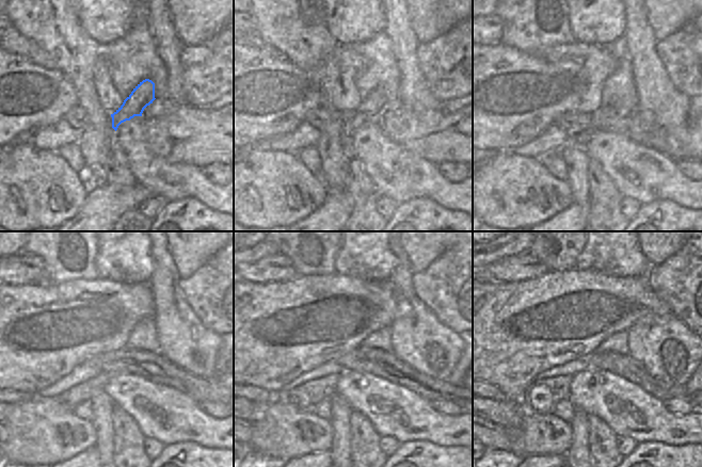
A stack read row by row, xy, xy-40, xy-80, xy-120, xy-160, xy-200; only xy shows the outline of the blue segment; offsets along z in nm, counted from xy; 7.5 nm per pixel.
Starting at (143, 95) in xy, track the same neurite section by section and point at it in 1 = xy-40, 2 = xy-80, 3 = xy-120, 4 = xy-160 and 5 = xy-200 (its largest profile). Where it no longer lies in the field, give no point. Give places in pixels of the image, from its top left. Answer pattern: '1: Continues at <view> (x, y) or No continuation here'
1: Continues at xy-40 (371, 109)
2: Continues at xy-80 (616, 119)
3: Continues at xy-120 (154, 367)
4: Continues at xy-160 (379, 363)
5: Continues at xy-200 (624, 366)

